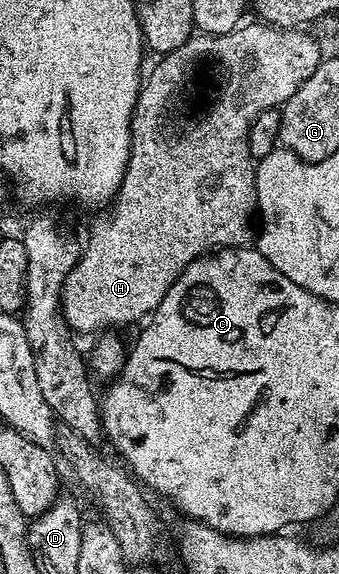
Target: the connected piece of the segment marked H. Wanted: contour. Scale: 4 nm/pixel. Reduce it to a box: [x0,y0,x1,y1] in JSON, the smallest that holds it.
[61,20,323,334]

